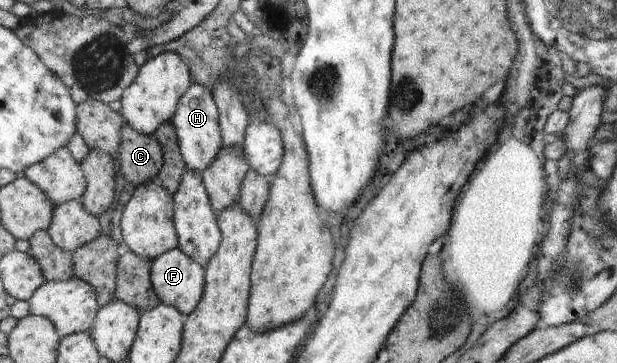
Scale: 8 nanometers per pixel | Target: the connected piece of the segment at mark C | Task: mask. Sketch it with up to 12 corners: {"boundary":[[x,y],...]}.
{"boundary":[[127,123],[119,168],[134,187],[157,181],[163,150]]}

